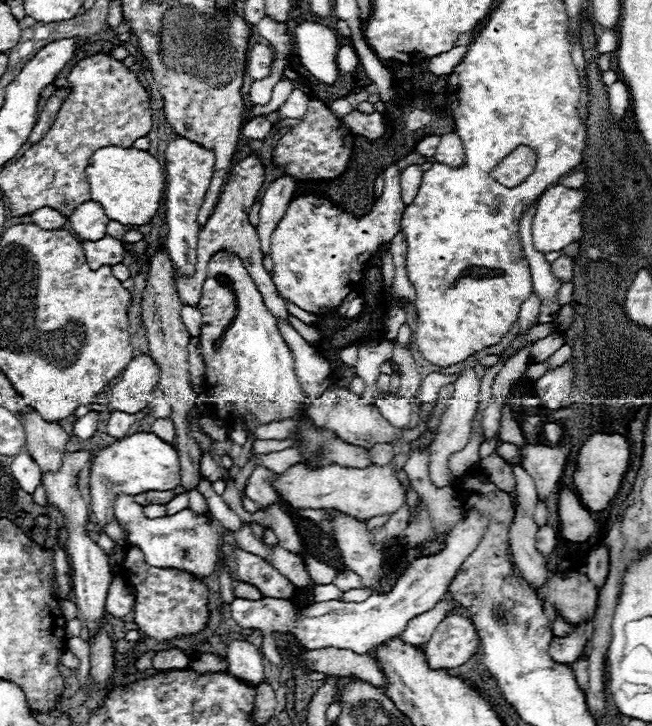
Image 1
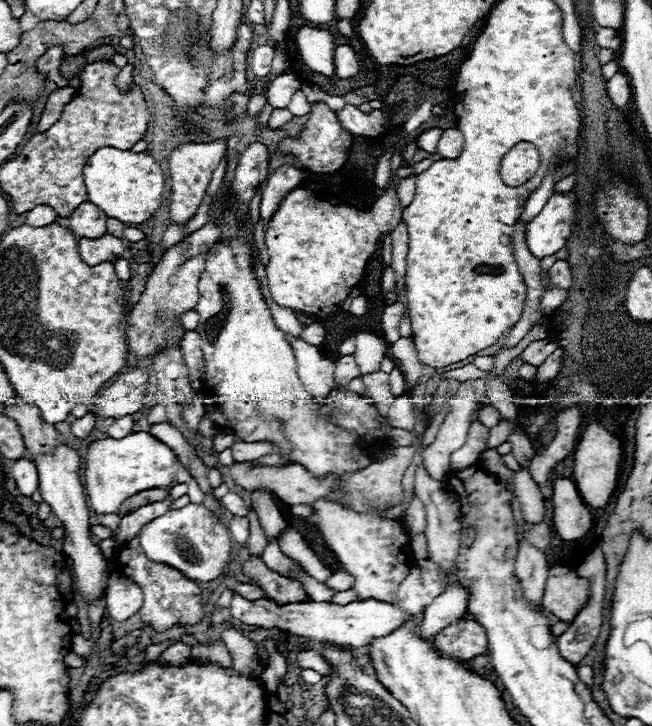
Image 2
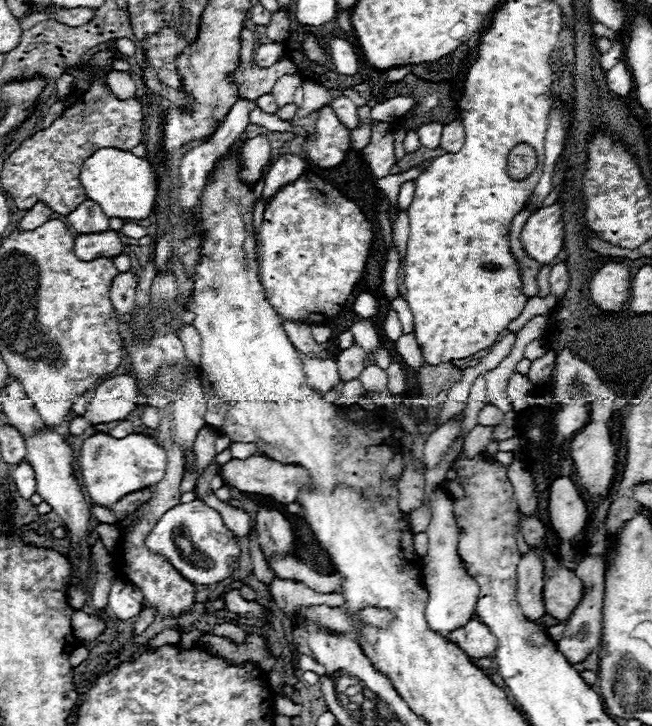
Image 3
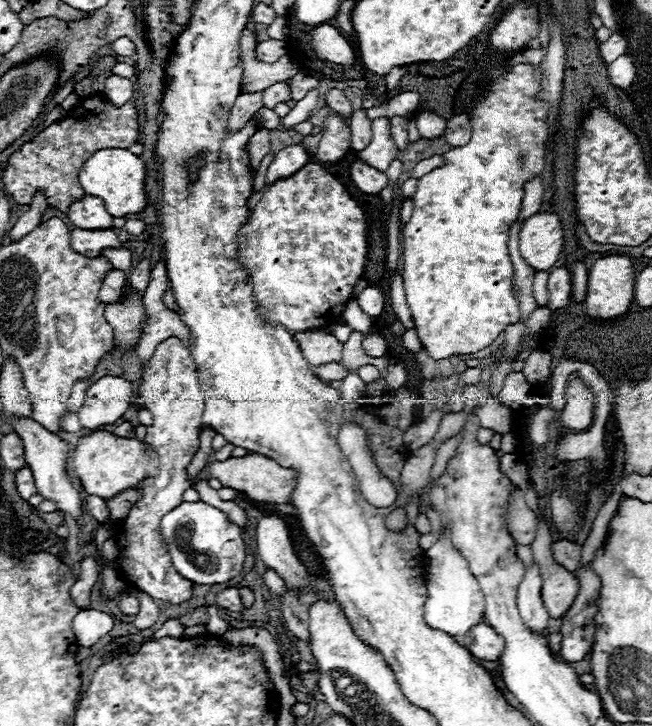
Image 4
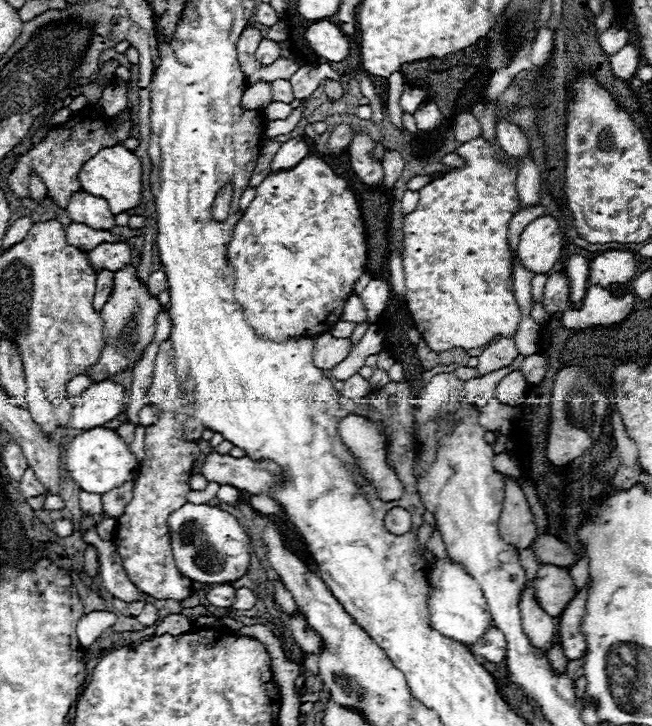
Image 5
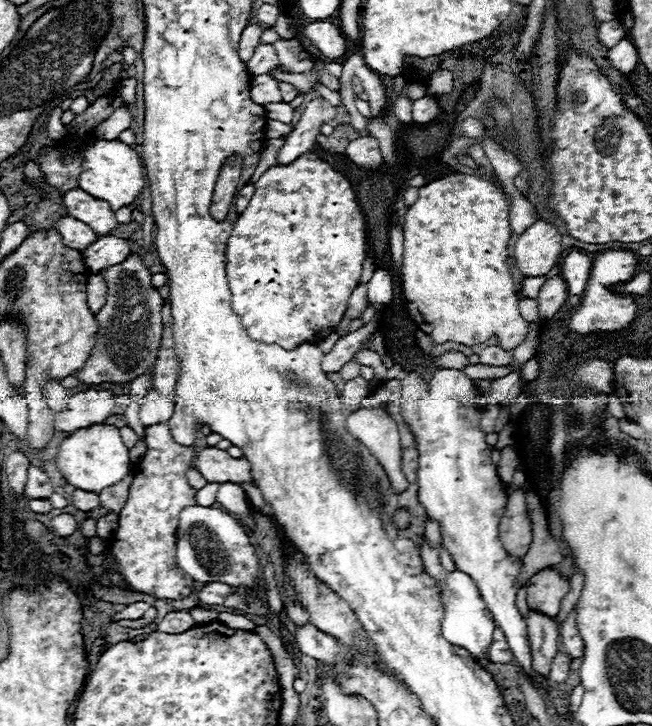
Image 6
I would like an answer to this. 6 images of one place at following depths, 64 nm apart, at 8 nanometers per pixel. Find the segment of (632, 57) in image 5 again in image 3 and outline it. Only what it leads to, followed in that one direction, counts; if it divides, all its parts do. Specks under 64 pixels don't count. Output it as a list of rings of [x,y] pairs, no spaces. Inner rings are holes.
[[[620,60],[610,72],[606,72],[606,80],[608,80],[608,88],[620,98],[626,98],[632,90],[632,74],[624,64],[624,60]]]

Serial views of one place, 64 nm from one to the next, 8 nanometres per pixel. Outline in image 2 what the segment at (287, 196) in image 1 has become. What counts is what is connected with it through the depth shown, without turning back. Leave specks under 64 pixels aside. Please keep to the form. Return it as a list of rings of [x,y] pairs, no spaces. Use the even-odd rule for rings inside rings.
[[[280,166],[266,180],[266,186],[262,190],[262,206],[260,206],[260,216],[262,216],[264,228],[268,228],[270,220],[278,212],[278,208],[280,208],[282,200],[286,198],[286,194],[290,190],[298,188],[302,180],[304,180],[304,172],[302,170],[296,170],[292,166]]]

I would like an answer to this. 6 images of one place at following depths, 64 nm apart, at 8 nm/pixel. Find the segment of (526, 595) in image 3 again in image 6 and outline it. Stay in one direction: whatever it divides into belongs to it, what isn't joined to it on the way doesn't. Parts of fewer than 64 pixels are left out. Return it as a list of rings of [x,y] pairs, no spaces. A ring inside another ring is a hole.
[[[536,610],[528,612],[526,618],[528,642],[534,658],[534,670],[542,676],[548,676],[550,664],[558,652],[558,628],[554,618],[540,614]]]

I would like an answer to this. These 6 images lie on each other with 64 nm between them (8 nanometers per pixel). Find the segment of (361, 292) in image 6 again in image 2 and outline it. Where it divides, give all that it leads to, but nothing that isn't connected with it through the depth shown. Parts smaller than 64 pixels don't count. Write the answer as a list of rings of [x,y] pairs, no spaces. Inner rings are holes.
[[[370,332],[356,334],[356,364],[360,376],[380,370],[382,358],[388,354],[388,344]]]

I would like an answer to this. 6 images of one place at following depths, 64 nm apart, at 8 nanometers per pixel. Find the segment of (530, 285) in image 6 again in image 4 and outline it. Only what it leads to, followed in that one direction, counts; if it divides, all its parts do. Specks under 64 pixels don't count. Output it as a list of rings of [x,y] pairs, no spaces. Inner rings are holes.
[[[546,270],[534,274],[534,300],[540,306],[546,306],[548,302],[548,272]]]

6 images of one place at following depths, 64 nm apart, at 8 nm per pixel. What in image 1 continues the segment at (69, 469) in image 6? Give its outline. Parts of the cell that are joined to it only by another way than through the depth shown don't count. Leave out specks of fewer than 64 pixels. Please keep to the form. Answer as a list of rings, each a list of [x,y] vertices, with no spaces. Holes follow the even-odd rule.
[[[136,432],[128,438],[116,440],[110,446],[100,448],[96,452],[94,466],[92,466],[92,512],[102,532],[96,536],[94,542],[102,550],[108,550],[108,554],[114,548],[114,542],[104,532],[104,526],[114,516],[112,498],[116,494],[134,496],[134,494],[150,492],[150,490],[172,490],[178,484],[180,484],[180,460],[178,460],[176,448],[152,432]]]

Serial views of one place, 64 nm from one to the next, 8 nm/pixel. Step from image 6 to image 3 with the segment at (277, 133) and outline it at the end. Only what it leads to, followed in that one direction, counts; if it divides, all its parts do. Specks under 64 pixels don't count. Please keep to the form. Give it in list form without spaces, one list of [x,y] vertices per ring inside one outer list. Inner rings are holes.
[[[306,82],[304,84],[304,102],[302,102],[302,108],[296,112],[296,116],[306,116],[308,112],[314,112],[326,104],[330,106],[332,100],[334,98],[330,96],[330,92],[324,86],[314,84],[314,82]]]

